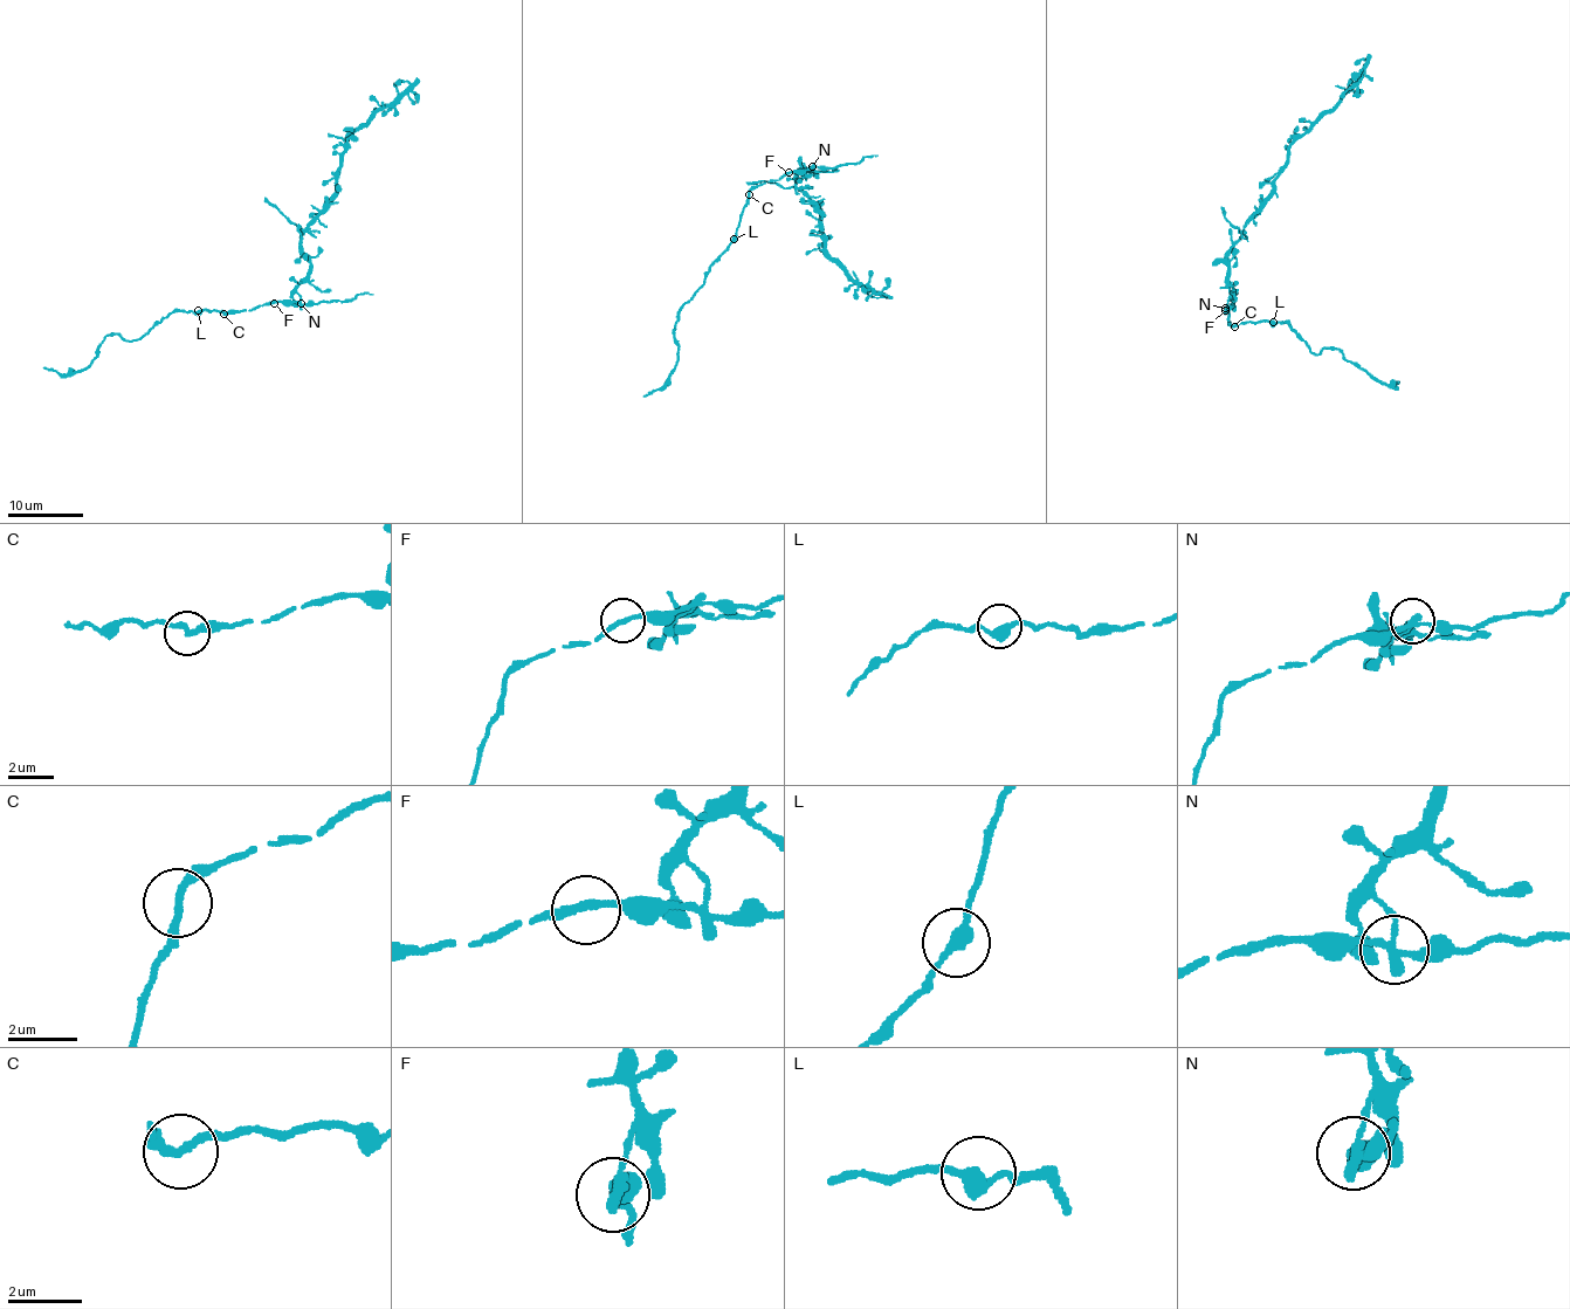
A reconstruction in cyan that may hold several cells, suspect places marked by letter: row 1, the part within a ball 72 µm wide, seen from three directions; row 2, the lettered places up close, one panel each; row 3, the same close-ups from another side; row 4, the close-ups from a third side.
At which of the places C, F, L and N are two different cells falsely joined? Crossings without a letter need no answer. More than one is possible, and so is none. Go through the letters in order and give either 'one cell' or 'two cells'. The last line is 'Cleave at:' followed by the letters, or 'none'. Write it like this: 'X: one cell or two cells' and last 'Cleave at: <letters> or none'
C: one cell
F: one cell
L: one cell
N: two cells
Cleave at: N

